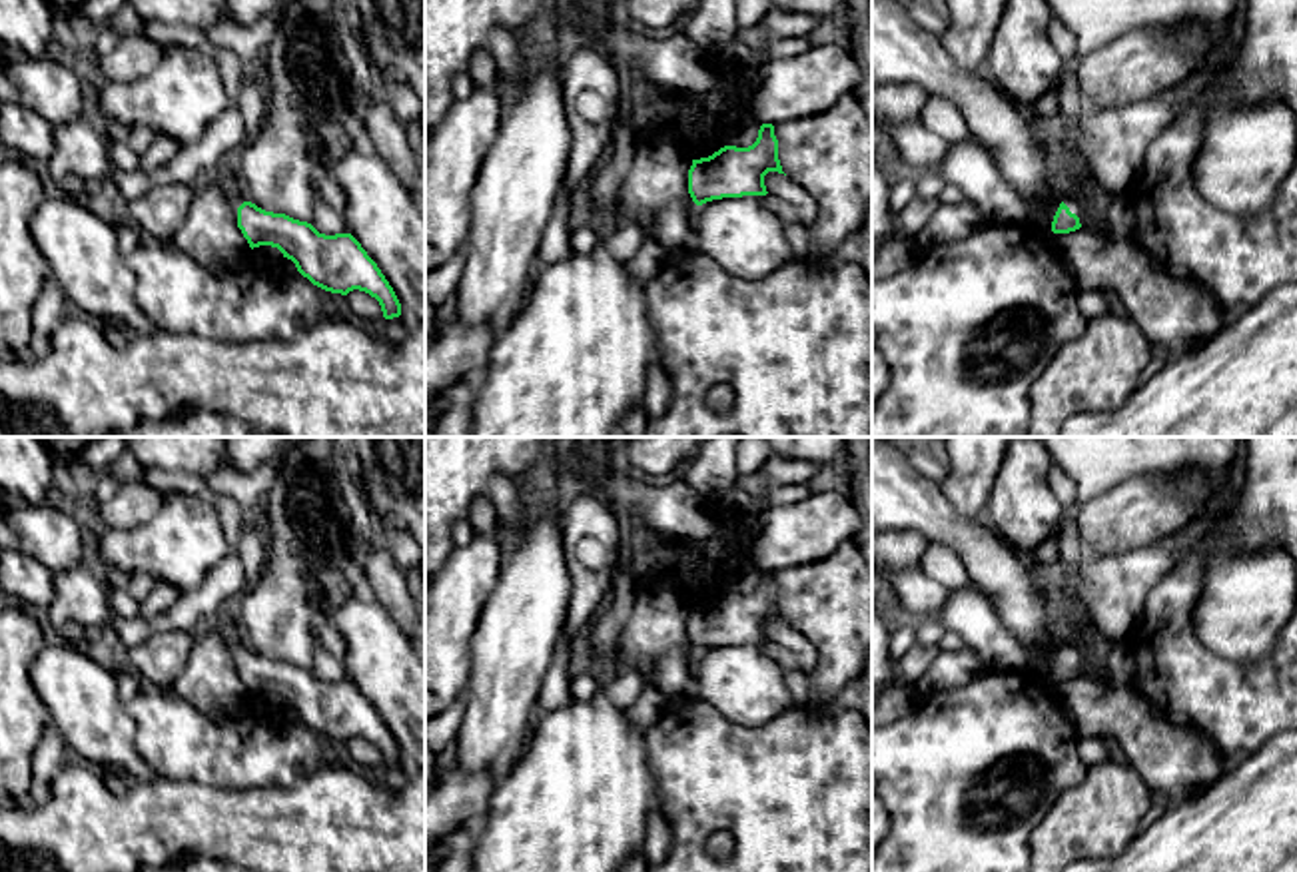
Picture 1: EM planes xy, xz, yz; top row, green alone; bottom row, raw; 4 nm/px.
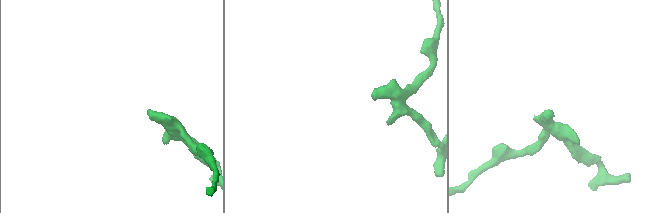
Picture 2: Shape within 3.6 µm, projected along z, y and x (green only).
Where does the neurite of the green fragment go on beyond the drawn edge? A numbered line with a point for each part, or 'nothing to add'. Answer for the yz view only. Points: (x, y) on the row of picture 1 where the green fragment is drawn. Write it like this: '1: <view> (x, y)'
1: yz (1110, 216)

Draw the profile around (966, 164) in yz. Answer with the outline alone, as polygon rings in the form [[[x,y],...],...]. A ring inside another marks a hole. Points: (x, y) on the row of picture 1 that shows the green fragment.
[[[974,140],[948,144],[940,164],[946,184],[962,190],[978,210],[982,223],[1028,223],[1030,204],[1000,178],[1000,170],[984,146]]]

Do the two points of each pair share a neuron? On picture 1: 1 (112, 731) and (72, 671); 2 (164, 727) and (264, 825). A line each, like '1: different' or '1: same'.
1: same
2: different

